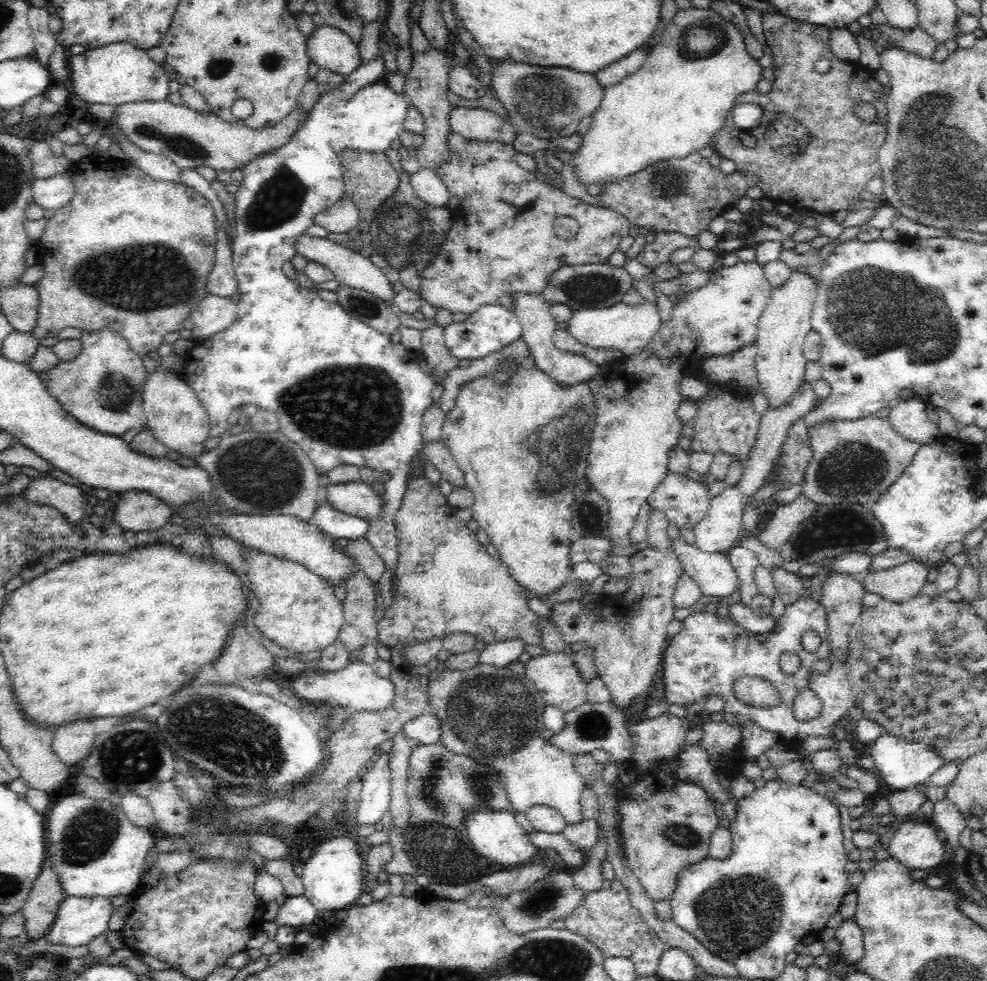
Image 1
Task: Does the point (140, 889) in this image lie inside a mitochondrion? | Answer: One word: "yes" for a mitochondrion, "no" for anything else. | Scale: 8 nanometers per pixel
no

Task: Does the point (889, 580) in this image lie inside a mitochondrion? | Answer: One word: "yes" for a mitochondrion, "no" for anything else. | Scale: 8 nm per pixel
no

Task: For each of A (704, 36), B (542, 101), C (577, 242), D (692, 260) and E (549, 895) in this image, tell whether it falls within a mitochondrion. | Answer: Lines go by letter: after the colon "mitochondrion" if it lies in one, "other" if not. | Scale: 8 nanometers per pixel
A: mitochondrion
B: mitochondrion
C: other
D: other
E: mitochondrion

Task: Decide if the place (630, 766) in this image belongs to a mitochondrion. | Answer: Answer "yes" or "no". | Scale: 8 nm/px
no

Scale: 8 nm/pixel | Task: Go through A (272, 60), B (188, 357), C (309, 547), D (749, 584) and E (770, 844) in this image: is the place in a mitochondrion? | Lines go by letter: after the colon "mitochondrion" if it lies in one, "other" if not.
A: mitochondrion
B: other
C: other
D: other
E: other

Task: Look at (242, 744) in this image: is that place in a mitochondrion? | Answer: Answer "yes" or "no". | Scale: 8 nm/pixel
yes

